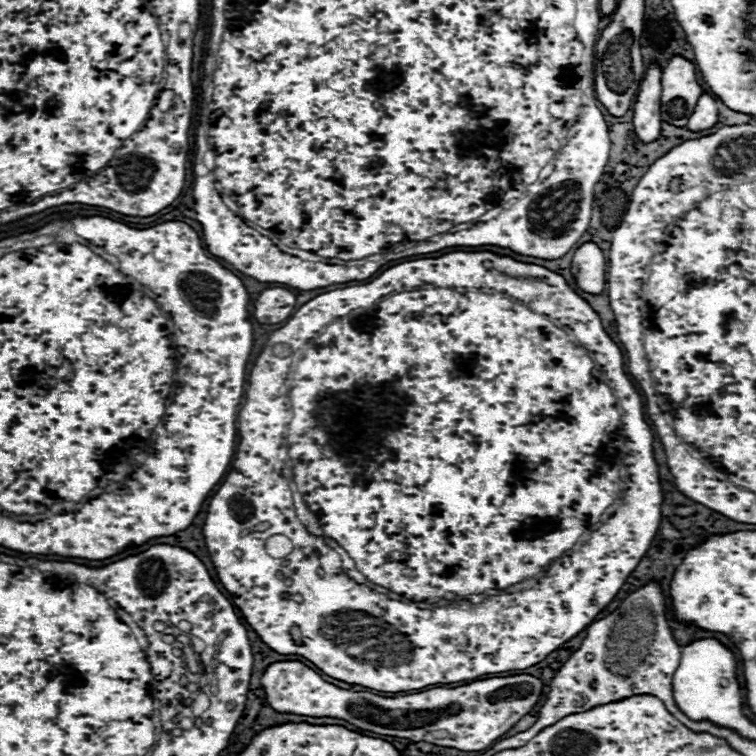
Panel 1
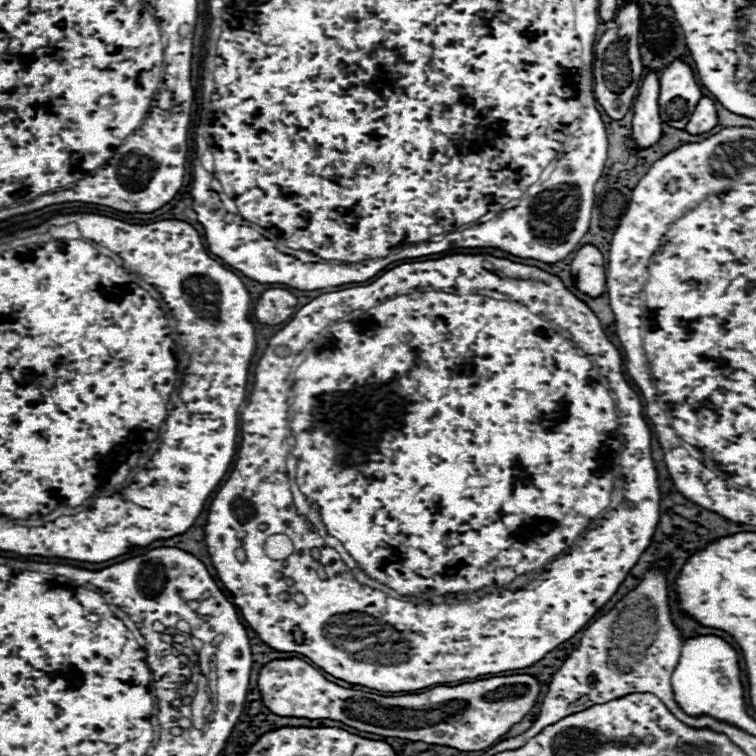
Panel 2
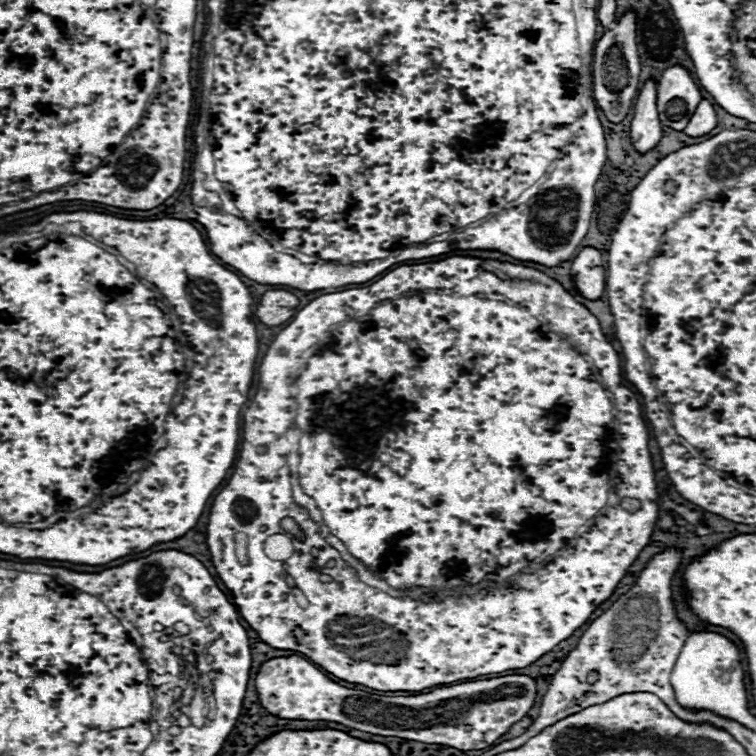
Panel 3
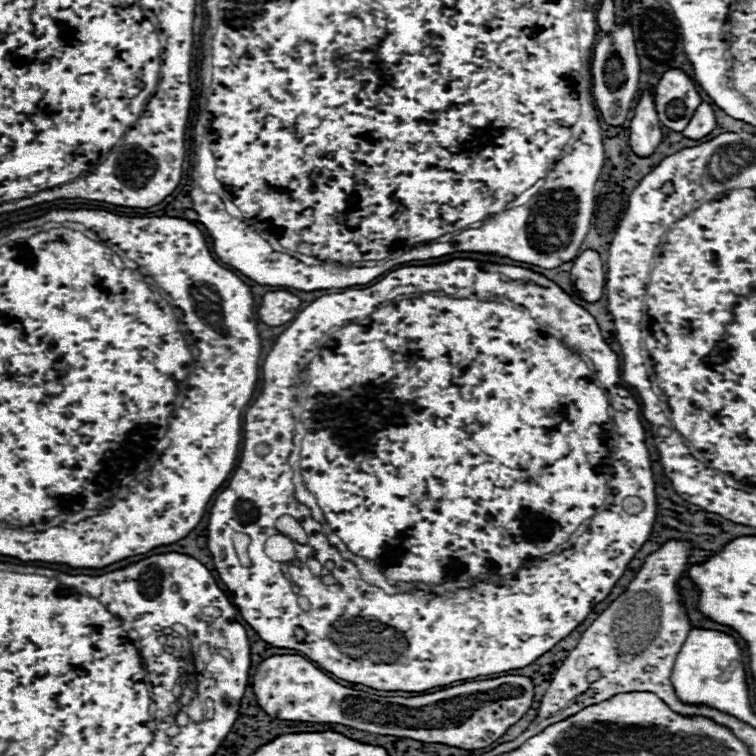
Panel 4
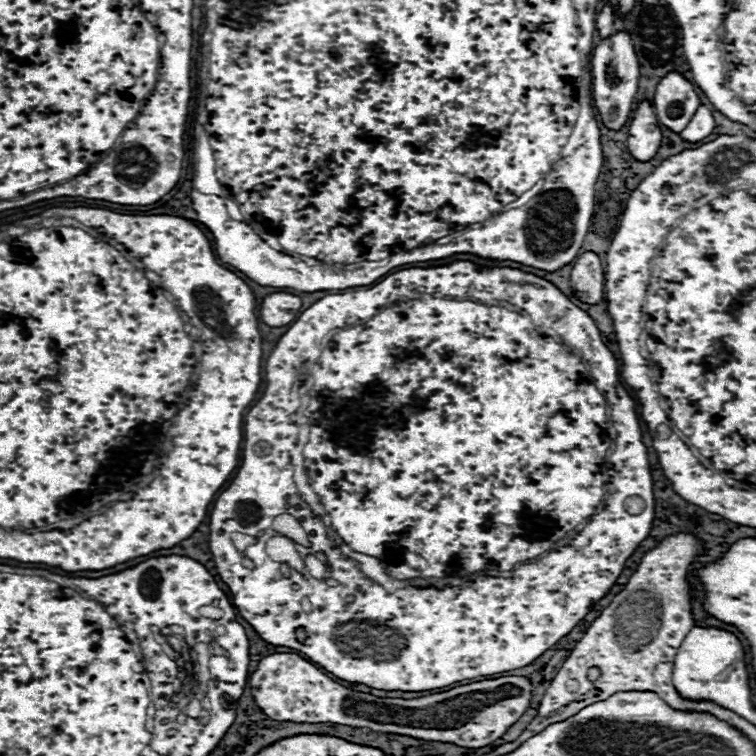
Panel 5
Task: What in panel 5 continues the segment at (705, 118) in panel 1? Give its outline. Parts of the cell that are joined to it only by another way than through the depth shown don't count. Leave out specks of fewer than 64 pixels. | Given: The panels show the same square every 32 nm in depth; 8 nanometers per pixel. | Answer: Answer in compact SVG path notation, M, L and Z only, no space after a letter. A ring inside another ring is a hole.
M700 106L698 112L692 116L690 124L680 132L680 138L686 142L700 142L702 138L706 138L708 134L712 134L714 130L714 118L712 112L706 106Z

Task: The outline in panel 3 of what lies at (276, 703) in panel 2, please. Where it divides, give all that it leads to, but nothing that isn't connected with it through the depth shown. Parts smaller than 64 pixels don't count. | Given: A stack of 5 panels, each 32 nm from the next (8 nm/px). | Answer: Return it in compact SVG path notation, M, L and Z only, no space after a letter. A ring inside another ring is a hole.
M300 656L266 660L260 666L254 684L262 708L278 718L328 720L370 734L398 736L426 744L444 744L458 750L488 748L502 734L506 734L512 724L528 714L536 698L534 678L520 674L436 688L418 696L378 696L332 682L312 662Z

